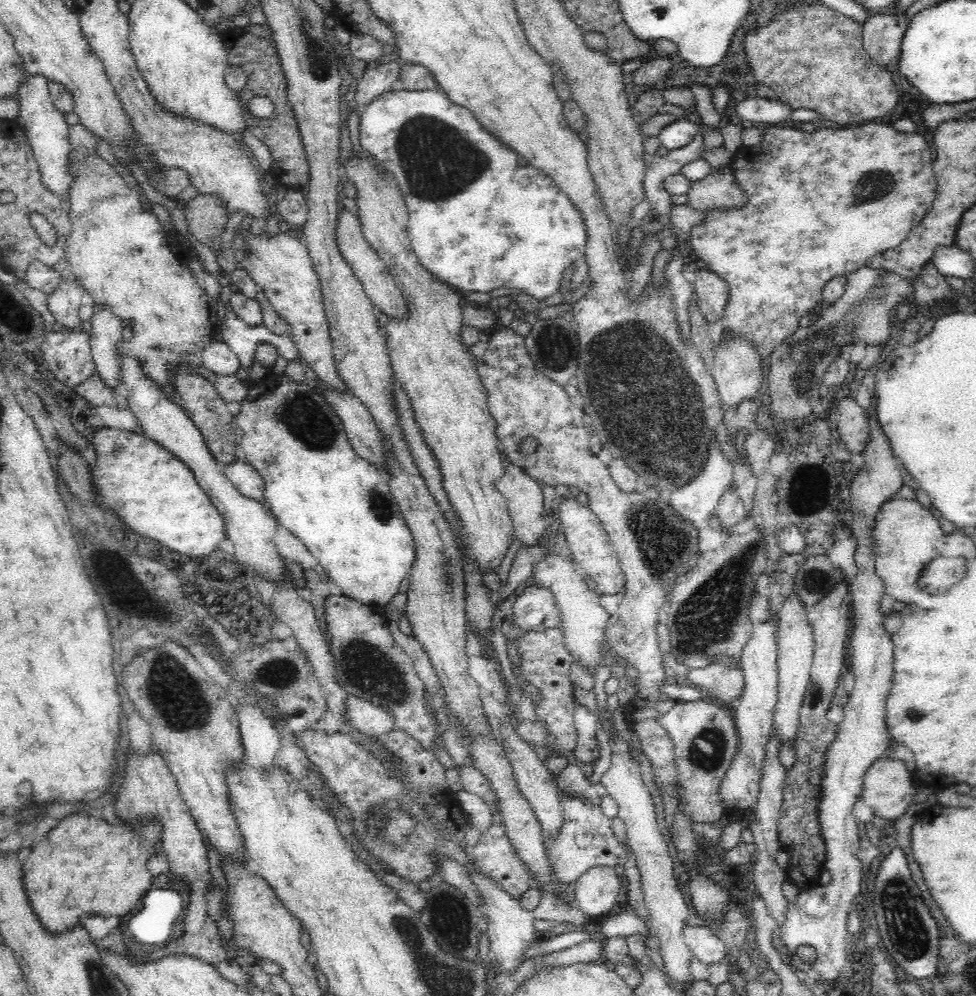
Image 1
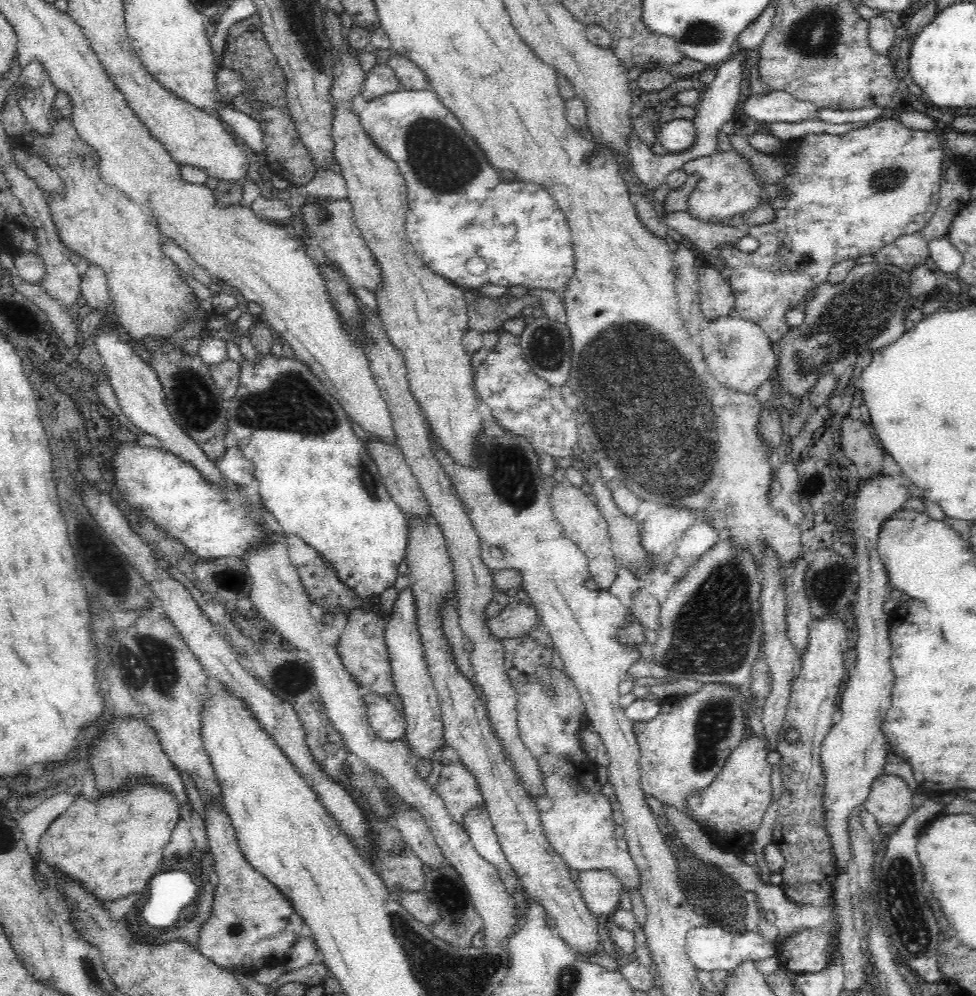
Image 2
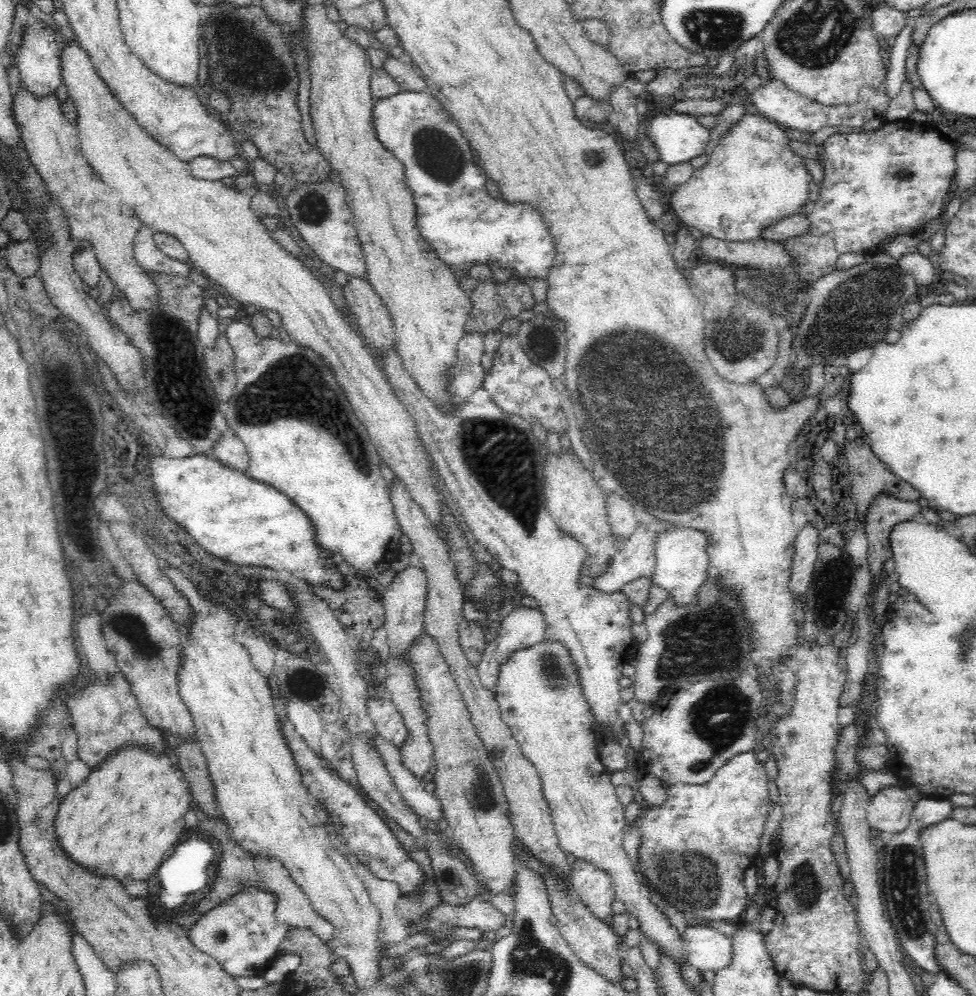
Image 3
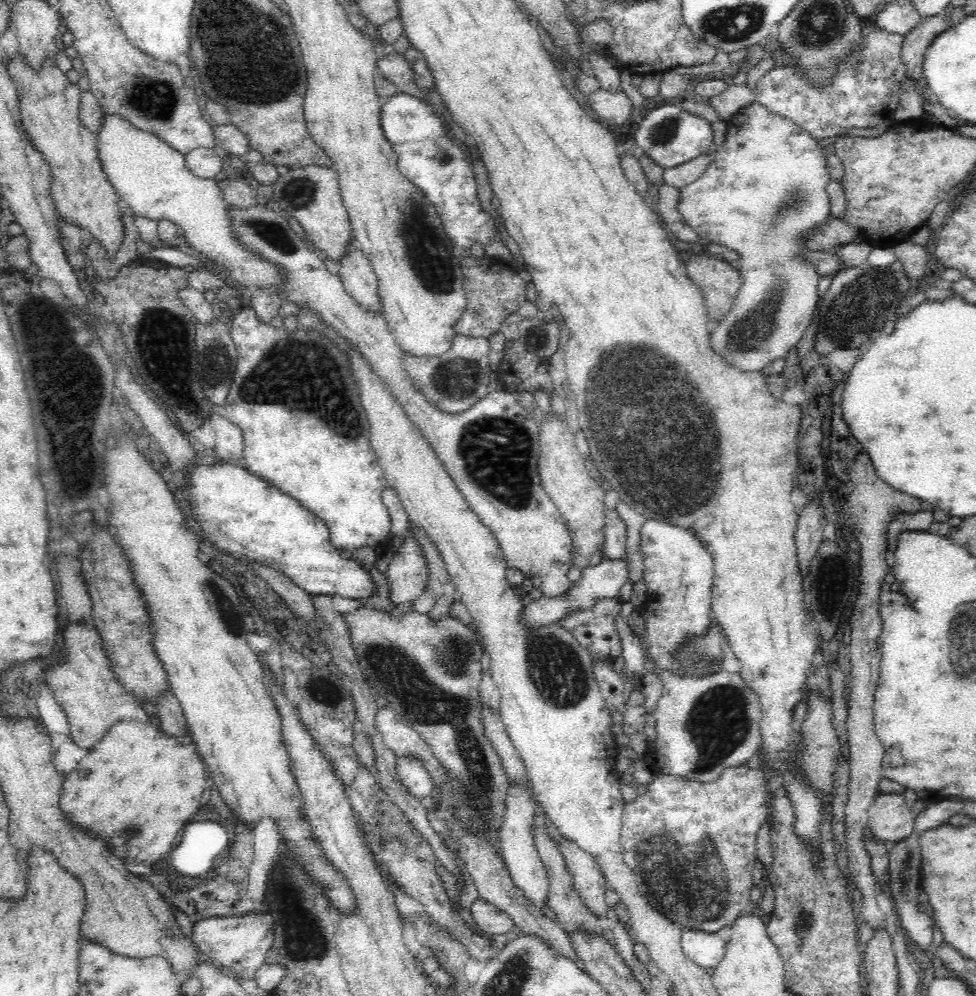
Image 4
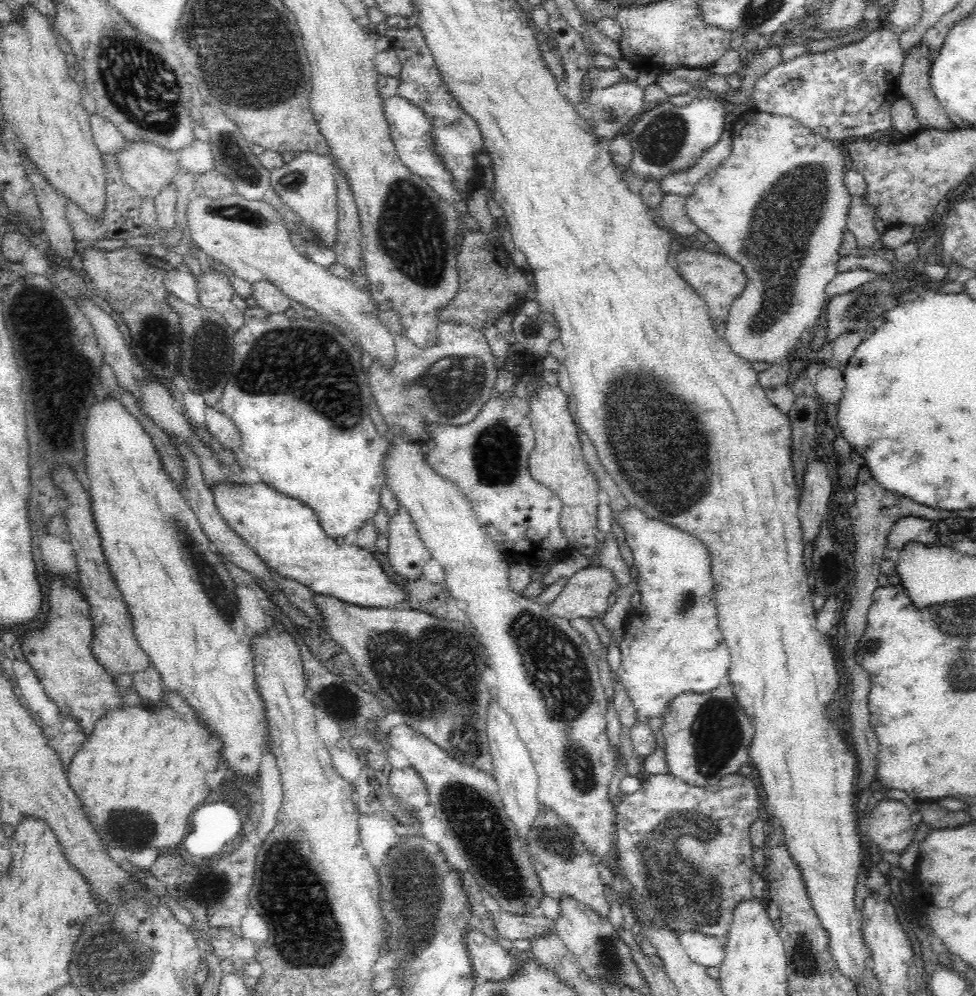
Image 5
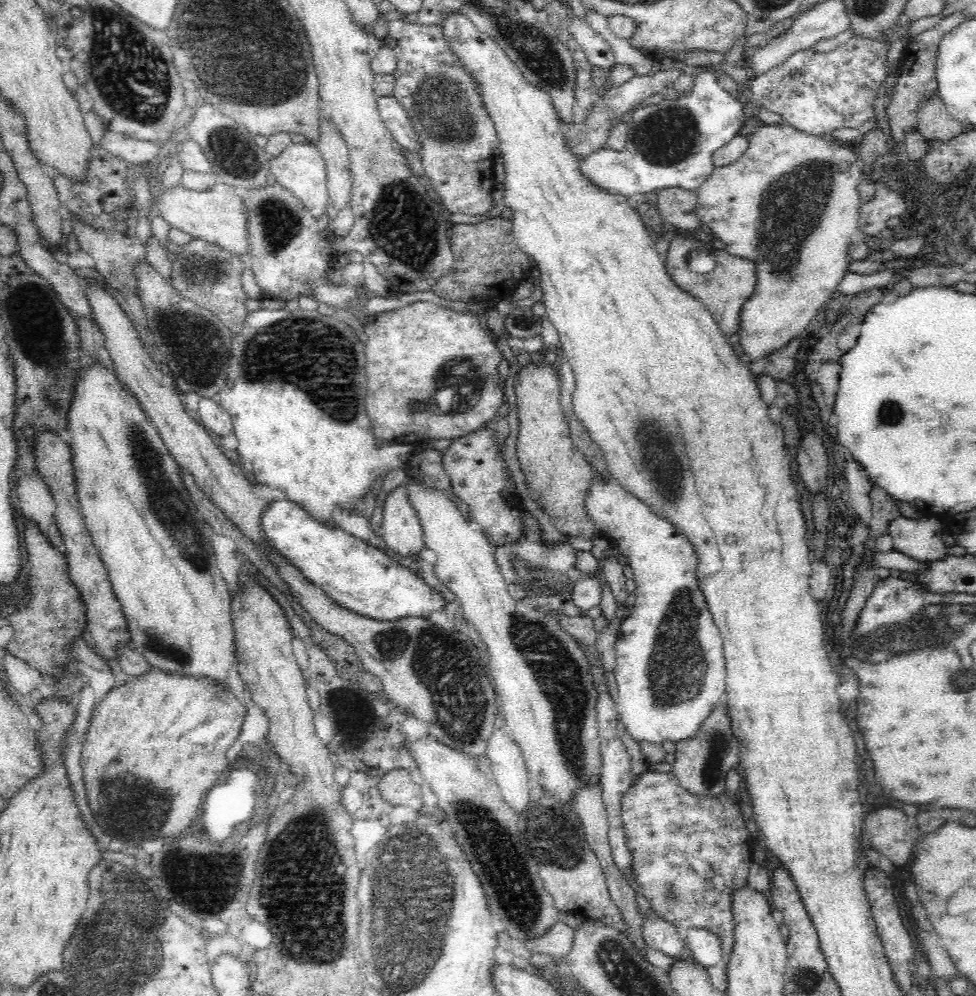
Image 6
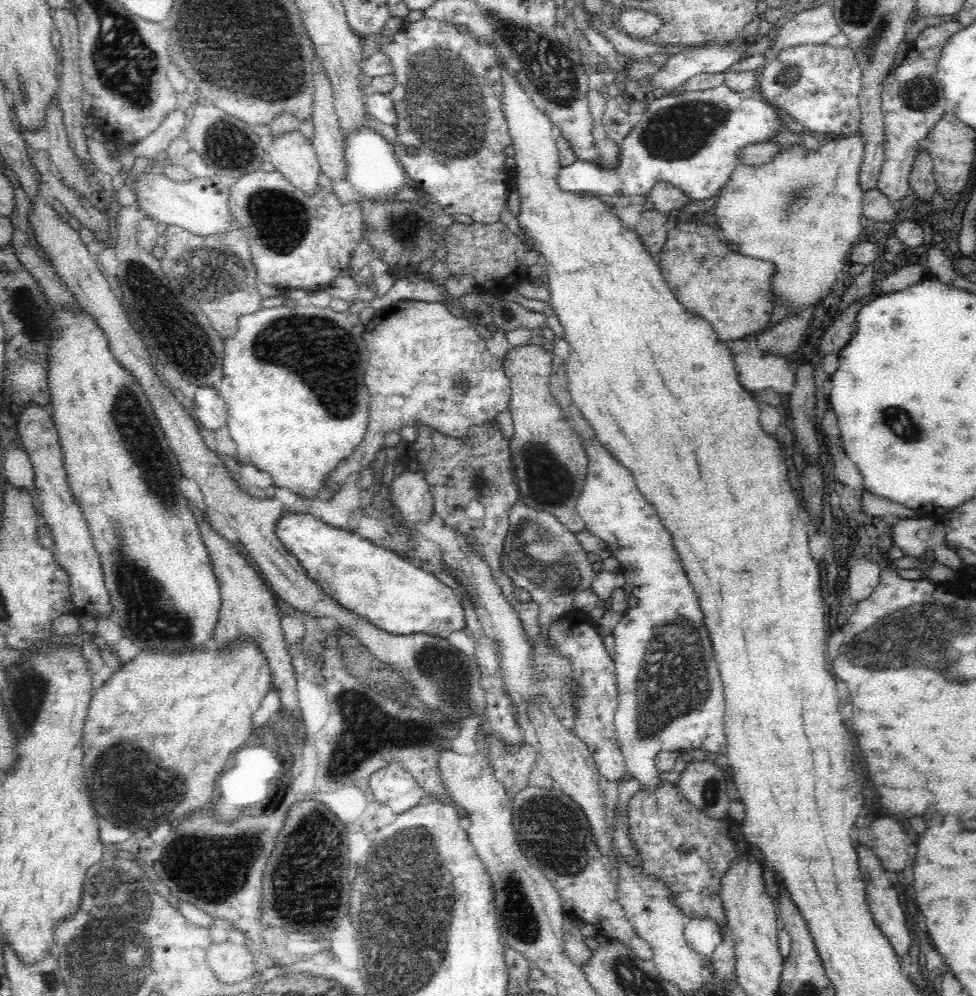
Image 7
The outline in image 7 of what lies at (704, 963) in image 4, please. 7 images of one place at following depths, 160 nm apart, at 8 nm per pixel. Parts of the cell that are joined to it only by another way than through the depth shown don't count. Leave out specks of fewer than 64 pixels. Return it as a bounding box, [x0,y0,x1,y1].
[685,917,721,960]

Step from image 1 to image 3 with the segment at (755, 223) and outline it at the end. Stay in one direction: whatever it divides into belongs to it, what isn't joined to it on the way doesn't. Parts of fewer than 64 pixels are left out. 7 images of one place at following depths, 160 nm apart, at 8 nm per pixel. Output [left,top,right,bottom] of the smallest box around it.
[748,119,957,289]

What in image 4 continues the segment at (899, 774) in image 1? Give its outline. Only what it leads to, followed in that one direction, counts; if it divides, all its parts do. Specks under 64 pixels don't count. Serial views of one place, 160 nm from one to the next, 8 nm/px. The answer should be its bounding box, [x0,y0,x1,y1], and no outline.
[867,793,914,843]

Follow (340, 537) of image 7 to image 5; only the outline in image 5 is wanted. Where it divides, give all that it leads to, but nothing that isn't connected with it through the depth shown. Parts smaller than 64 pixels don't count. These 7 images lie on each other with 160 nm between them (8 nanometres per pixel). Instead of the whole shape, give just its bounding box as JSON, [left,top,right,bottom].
[210,481,404,608]

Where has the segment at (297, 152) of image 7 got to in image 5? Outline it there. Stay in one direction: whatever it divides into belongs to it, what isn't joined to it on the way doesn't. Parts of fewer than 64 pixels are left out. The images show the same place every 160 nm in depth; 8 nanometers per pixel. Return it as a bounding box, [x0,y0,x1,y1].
[270,152,338,249]

